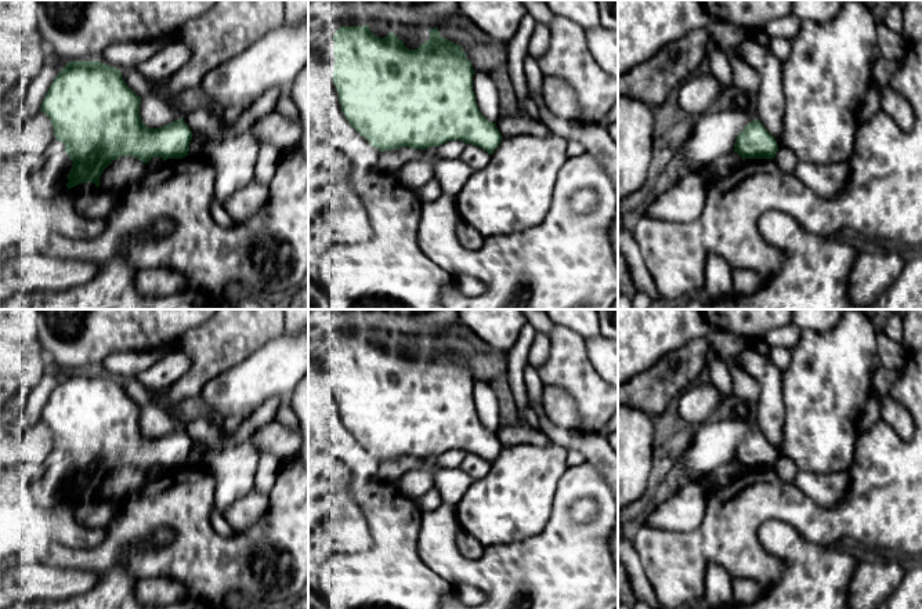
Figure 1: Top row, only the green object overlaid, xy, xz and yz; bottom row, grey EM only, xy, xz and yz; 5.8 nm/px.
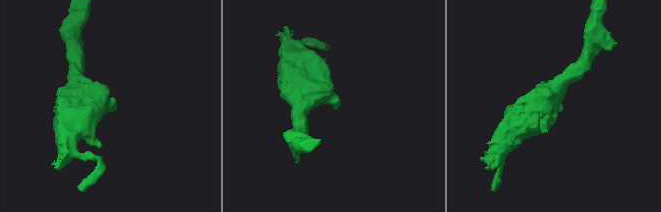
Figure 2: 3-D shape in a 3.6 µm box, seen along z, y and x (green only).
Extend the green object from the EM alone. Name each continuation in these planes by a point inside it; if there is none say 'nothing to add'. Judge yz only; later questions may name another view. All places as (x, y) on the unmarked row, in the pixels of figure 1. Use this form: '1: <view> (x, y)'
nothing to add

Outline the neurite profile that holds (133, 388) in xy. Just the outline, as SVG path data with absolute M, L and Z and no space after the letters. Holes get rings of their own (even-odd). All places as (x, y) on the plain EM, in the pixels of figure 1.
M135 378L123 380L122 387L124 392L141 407L155 405L156 402L156 396L152 392L148 392L145 387Z

